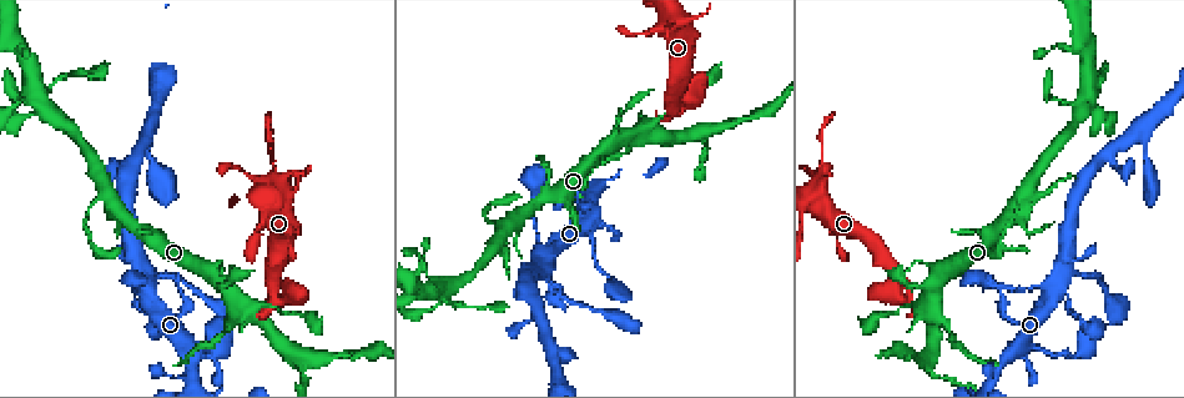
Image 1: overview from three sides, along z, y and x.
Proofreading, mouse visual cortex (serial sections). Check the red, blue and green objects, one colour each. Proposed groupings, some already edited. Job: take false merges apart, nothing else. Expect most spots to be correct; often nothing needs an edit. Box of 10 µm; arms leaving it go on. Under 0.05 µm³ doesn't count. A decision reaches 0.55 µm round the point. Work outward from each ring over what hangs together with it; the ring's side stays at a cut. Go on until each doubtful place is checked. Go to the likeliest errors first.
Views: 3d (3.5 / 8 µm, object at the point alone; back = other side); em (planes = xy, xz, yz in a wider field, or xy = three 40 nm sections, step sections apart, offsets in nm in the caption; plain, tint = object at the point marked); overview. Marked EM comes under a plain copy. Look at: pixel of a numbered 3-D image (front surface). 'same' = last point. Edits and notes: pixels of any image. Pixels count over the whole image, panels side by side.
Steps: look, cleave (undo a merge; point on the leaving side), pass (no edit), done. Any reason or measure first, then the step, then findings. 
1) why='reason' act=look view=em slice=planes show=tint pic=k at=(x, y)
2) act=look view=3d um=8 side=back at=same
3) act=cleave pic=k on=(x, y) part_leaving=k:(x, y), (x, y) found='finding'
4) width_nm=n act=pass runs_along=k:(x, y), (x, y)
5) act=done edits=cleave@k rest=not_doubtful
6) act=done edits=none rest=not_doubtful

why='looks like a crossing' act=look view=3d um=8 side=back pic=1 at=(641, 135)

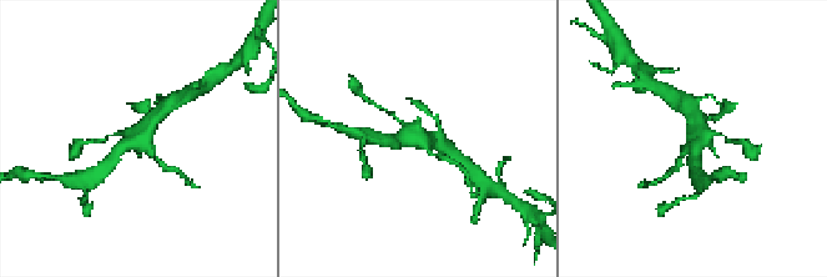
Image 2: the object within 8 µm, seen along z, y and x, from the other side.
act=look view=3d um=3.5 at=same

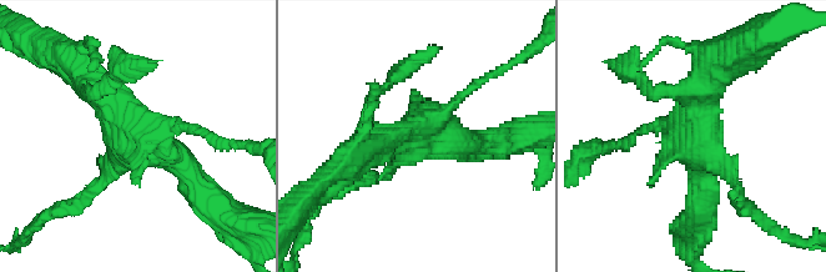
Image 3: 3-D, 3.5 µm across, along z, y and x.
why='need the tissue' act=look view=em slice=planes show=tint pic=3 at=(413, 140)

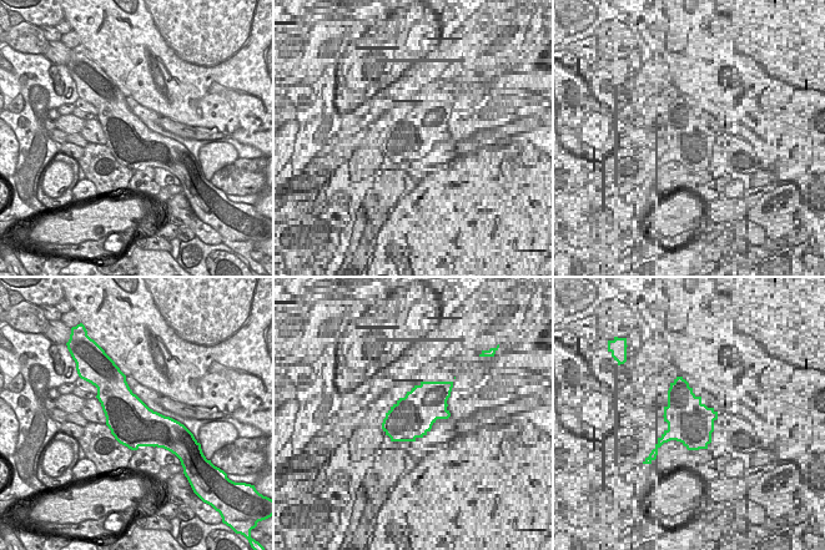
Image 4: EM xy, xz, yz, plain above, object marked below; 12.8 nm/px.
act=pass runs_along=3:(82, 72), (197, 187) found='one cell here'

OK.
why='narrows sharply' act=look view=3d um=3.5 pic=1 at=(903, 298)

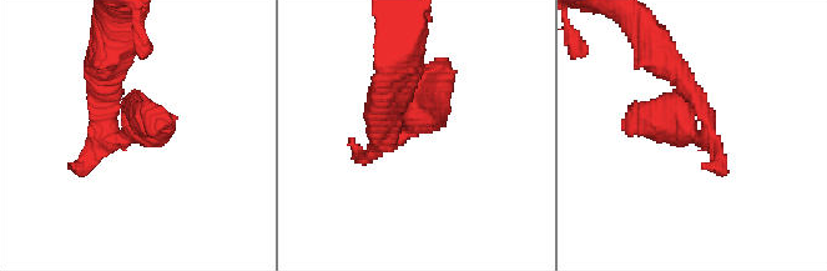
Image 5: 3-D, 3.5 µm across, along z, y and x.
why='need the tissue' act=look view=em slice=xy step=2 show=tint pic=5 at=(406, 133)

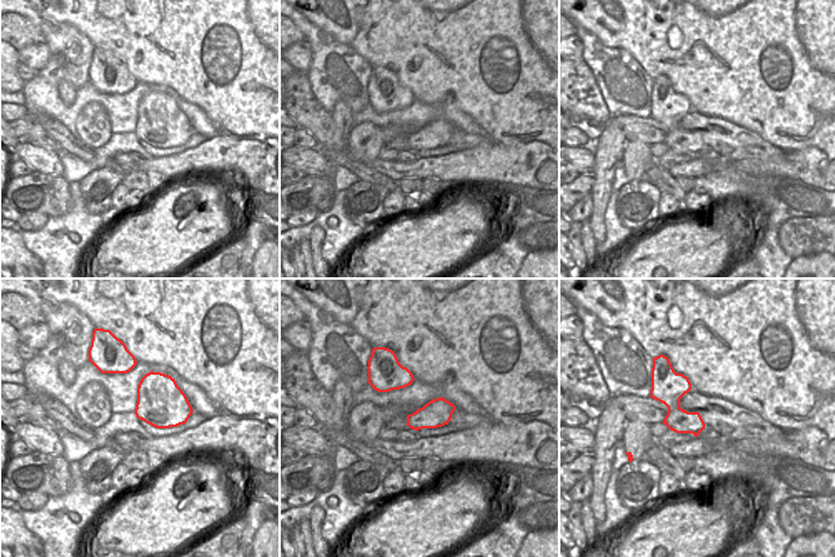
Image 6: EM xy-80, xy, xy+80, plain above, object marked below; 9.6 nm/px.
why='another direction' act=look view=em slice=xy step=3 show=tint at=same

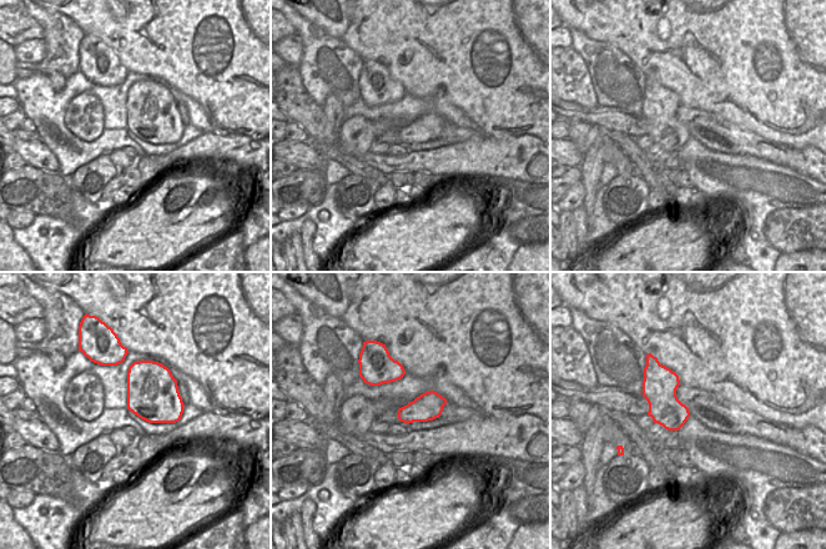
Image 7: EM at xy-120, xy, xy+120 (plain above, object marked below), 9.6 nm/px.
act=pass runs_along=5:(382, 116), (393, 142), (443, 69) found='one cell here'

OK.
why='sharp bend' act=look view=3d um=8 pic=1 at=(1083, 102)

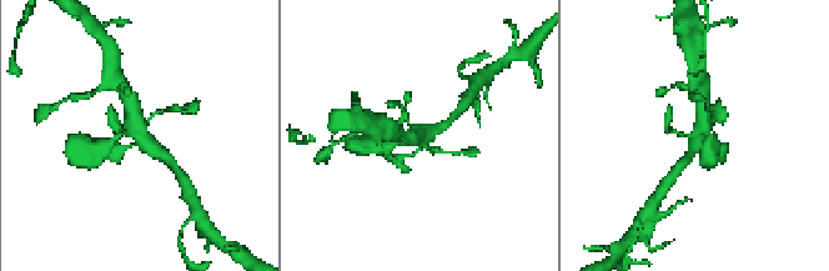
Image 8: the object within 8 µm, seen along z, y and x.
act=look view=em slice=xy step=3 show=tint at=same

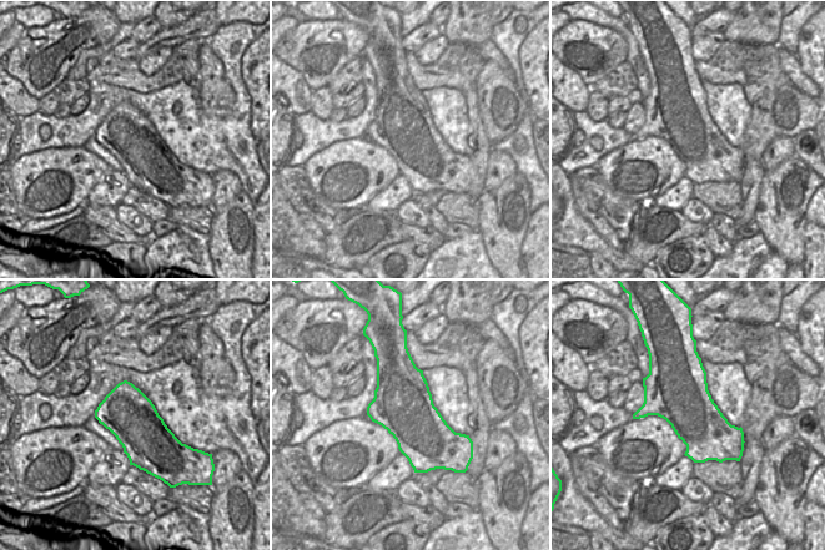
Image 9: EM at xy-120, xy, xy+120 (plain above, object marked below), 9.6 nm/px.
act=pass runs_along=8:(165, 156), (144, 140), (130, 99) found='all the same cell'

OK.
act=done edits=none rest=not_doubtful

